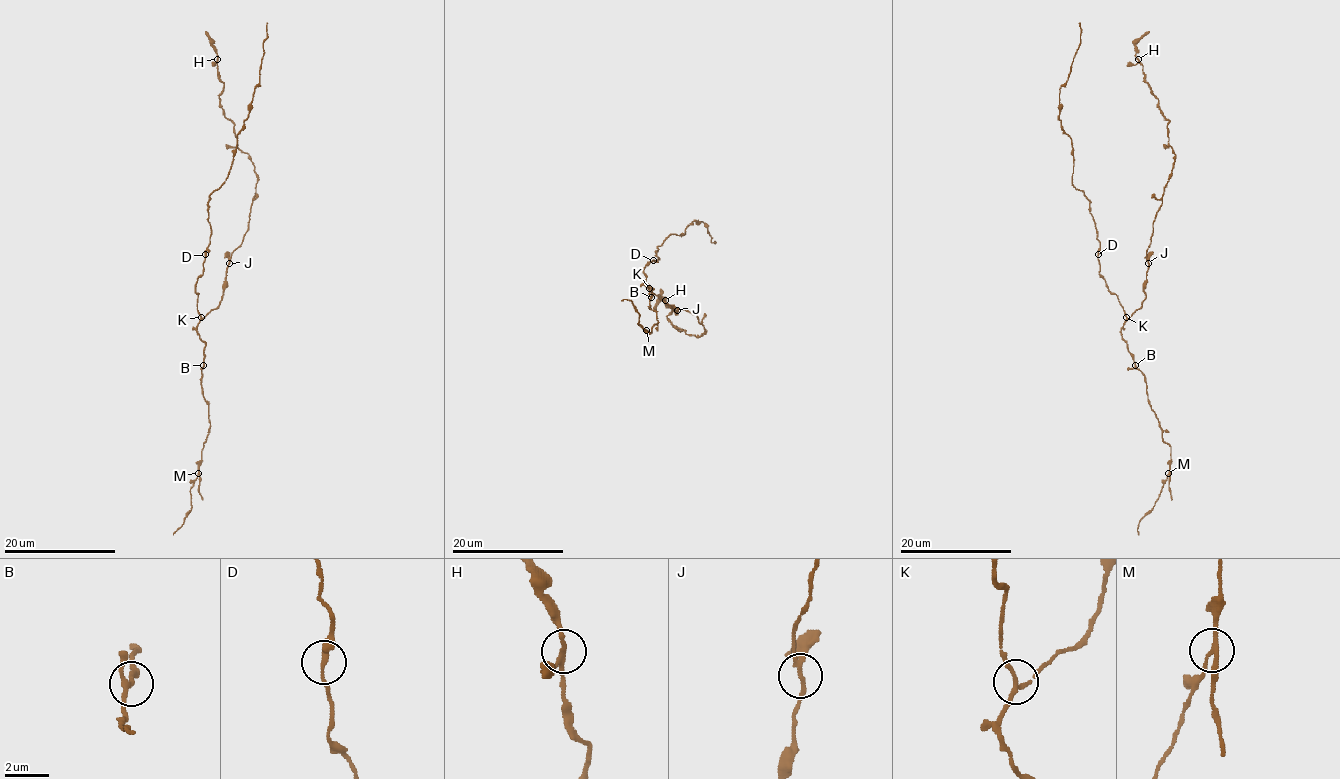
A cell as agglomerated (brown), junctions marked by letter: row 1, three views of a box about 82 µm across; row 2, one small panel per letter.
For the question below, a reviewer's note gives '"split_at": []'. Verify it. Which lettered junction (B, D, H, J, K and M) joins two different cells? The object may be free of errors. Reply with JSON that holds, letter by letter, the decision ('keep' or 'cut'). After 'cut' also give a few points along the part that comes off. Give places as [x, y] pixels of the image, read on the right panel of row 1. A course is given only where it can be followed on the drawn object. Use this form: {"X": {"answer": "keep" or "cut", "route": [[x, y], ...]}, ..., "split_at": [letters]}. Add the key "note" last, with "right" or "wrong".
{"B": {"answer": "keep"}, "D": {"answer": "keep"}, "H": {"answer": "keep"}, "J": {"answer": "keep"}, "K": {"answer": "keep"}, "M": {"answer": "cut", "route": [[1169, 473], [1155, 506], [1140, 521], [1138, 535]]}, "split_at": ["M"], "note": "wrong"}

